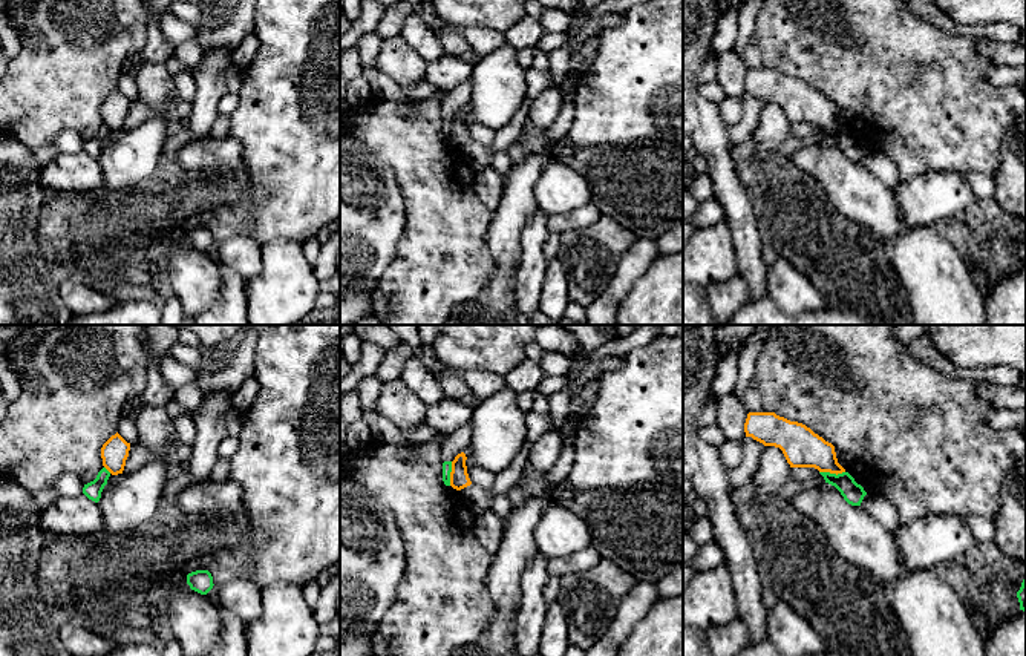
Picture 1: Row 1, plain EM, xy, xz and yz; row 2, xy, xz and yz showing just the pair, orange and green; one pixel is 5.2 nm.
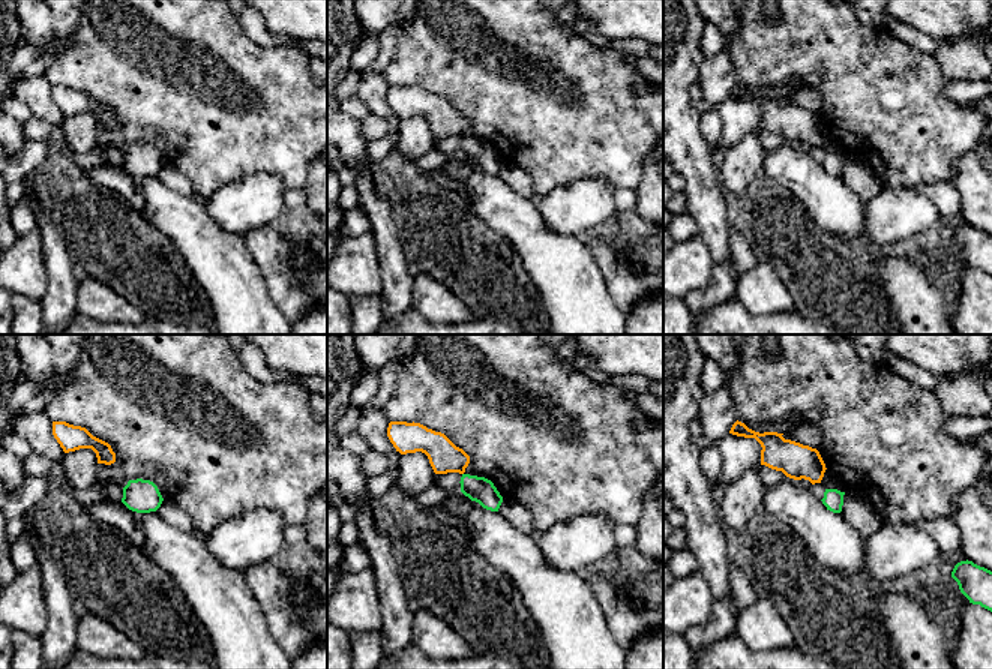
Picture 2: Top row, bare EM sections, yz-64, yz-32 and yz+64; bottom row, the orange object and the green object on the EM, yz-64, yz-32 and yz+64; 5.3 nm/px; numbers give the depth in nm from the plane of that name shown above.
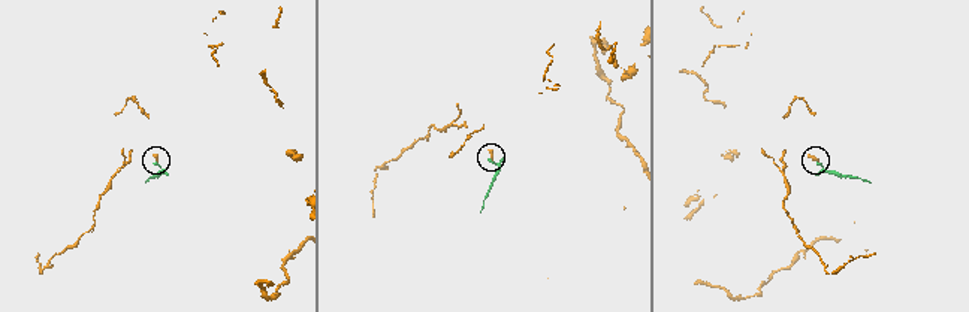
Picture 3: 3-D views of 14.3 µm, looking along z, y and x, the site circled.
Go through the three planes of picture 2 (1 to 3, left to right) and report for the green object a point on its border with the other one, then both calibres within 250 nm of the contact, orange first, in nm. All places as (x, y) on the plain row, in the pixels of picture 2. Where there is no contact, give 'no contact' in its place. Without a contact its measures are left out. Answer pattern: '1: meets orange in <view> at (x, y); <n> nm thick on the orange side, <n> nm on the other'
1: no contact
2: no contact
3: no contact

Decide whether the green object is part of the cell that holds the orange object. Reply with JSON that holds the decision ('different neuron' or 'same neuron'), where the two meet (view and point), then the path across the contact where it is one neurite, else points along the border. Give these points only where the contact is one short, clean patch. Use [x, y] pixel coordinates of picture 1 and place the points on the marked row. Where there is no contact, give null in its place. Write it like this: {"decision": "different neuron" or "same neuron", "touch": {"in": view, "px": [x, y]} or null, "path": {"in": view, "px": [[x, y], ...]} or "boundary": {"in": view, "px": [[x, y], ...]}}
{"decision": "different neuron", "touch": {"in": "yz", "px": [832, 472]}, "boundary": {"in": "yz", "px": [[820, 471], [844, 472]]}}

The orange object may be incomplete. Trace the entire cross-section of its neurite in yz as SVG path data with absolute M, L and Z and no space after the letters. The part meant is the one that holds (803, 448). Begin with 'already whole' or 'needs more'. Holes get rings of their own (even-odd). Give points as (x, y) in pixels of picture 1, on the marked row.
already whole; M749 412L744 432L764 446L779 448L790 467L815 467L836 475L845 472L838 463L835 446L802 423L775 412Z

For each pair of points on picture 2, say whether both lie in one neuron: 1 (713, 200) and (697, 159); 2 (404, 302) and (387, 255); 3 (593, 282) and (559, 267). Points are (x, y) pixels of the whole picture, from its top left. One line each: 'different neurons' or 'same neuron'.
1: same neuron
2: same neuron
3: same neuron

